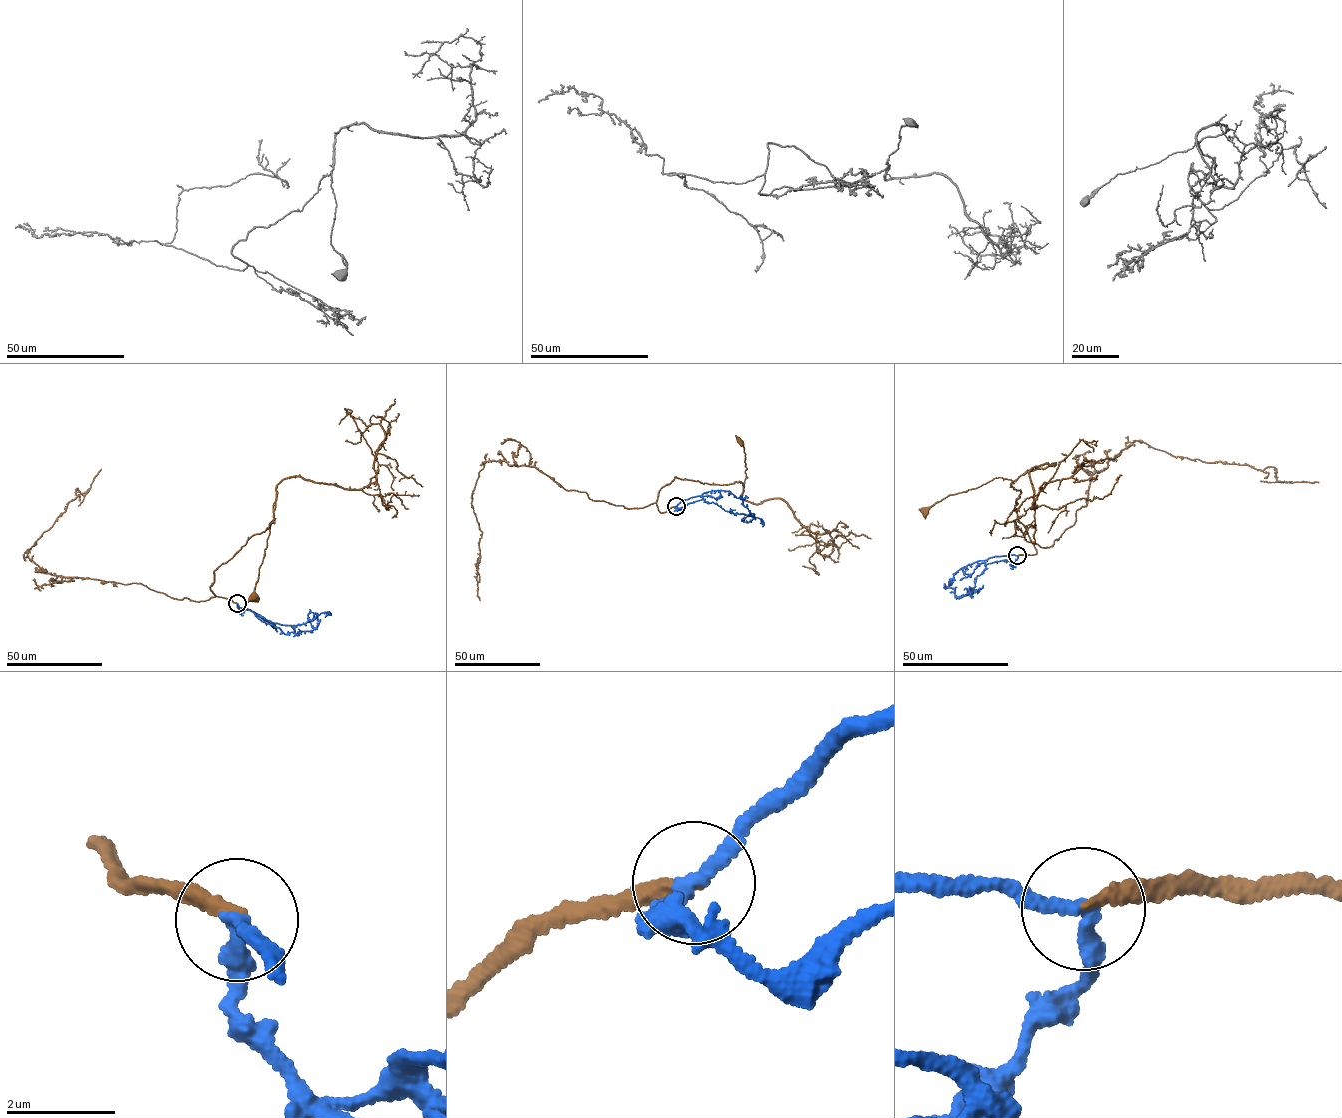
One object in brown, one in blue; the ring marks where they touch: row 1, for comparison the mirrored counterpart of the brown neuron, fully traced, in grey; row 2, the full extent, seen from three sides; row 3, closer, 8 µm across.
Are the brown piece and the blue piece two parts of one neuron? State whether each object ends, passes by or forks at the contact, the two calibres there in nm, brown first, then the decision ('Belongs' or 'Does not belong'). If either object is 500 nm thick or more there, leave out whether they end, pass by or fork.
At the ring brown ends. At the ring blue passes by. Thickness 260 nm (brown) against 240 nm. Belongs

